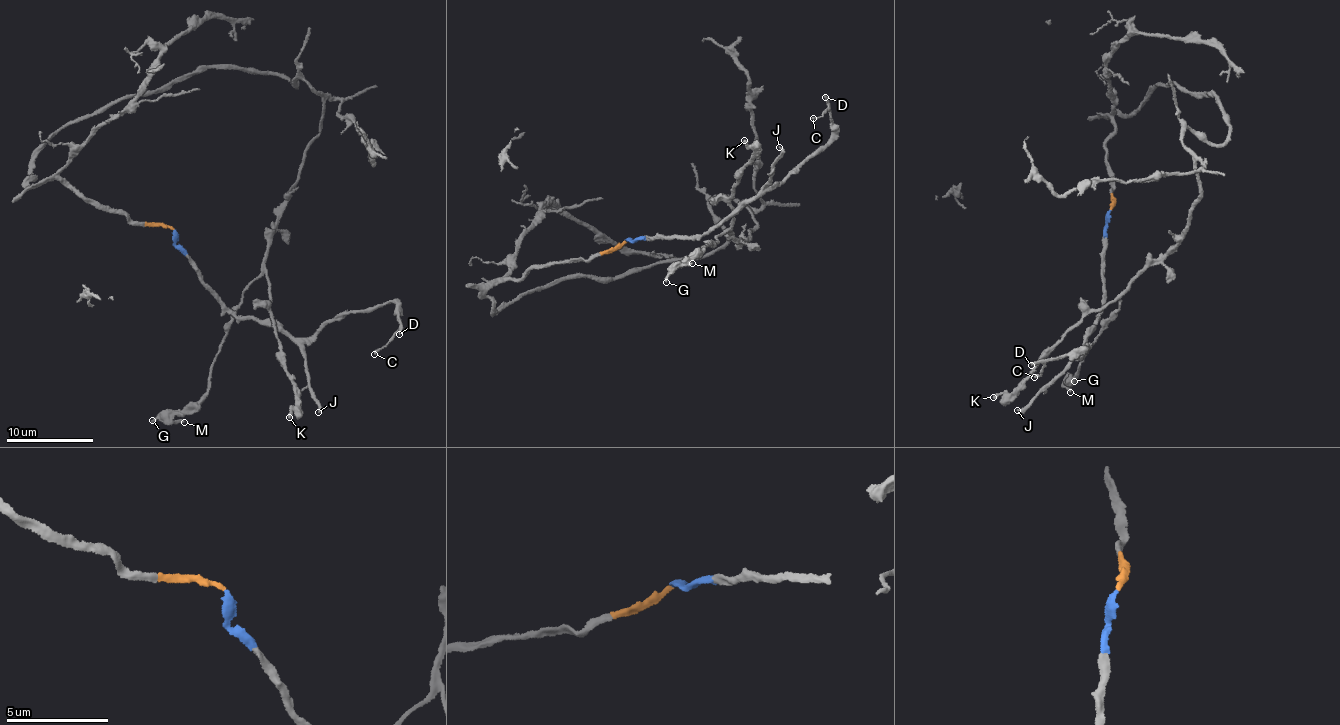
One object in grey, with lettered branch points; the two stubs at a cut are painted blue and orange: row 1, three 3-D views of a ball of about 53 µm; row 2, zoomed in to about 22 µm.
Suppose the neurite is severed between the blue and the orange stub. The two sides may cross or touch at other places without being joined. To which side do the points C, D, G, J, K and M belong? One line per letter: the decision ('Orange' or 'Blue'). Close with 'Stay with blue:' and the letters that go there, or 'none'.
C: Blue
D: Blue
G: Orange
J: Blue
K: Orange
M: Orange
Stay with blue: C, D, J

